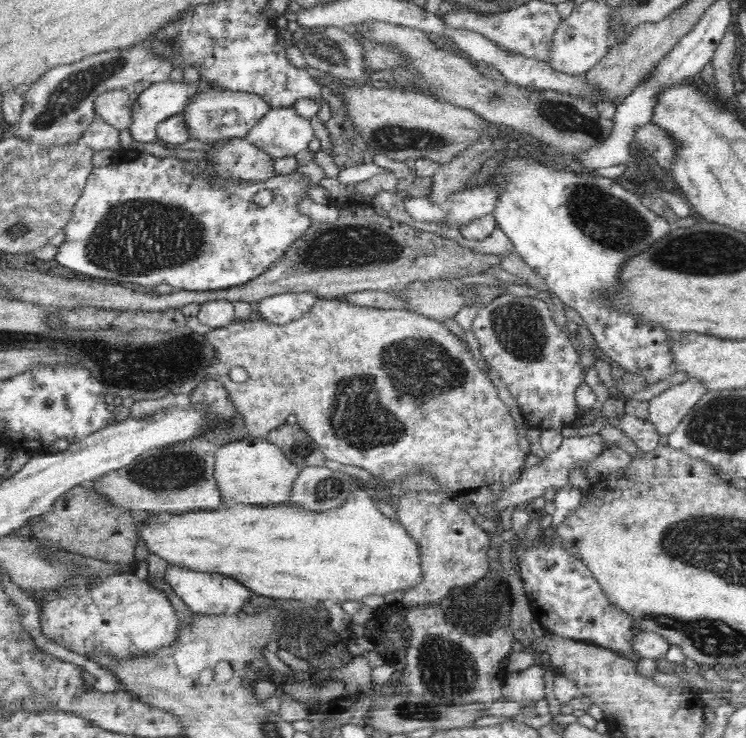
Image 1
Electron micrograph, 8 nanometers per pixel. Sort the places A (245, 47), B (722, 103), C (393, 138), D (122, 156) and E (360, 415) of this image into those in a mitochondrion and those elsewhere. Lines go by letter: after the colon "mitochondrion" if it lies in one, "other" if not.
A: other
B: other
C: mitochondrion
D: other
E: mitochondrion

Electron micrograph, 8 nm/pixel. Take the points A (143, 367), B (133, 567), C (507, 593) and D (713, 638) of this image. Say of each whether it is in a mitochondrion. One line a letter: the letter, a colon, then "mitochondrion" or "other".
A: mitochondrion
B: other
C: other
D: mitochondrion

